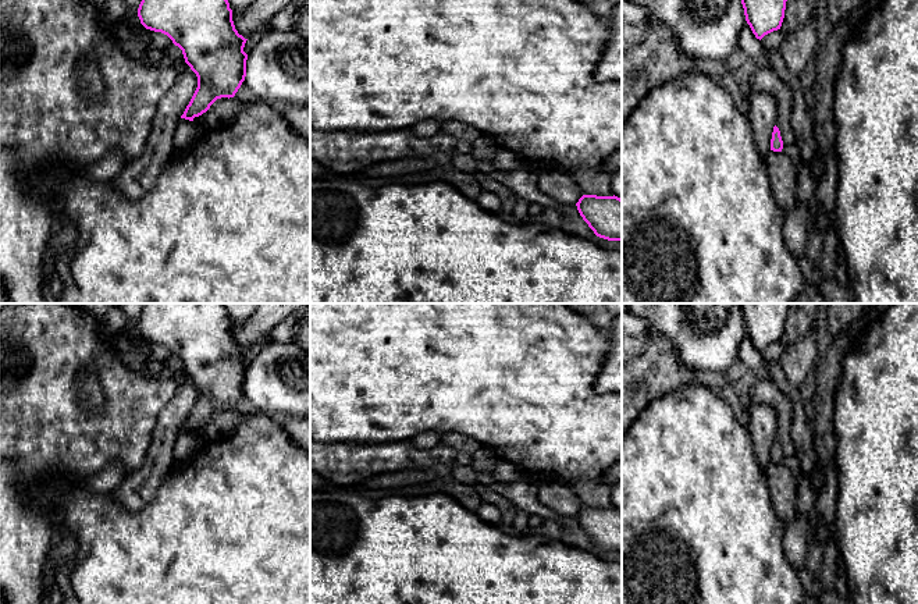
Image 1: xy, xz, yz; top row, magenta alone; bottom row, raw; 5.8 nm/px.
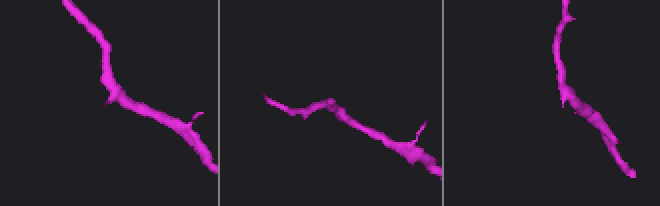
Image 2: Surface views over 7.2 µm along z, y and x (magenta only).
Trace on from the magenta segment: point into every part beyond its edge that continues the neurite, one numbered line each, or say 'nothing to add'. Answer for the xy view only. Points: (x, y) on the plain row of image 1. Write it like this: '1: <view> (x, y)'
nothing to add

